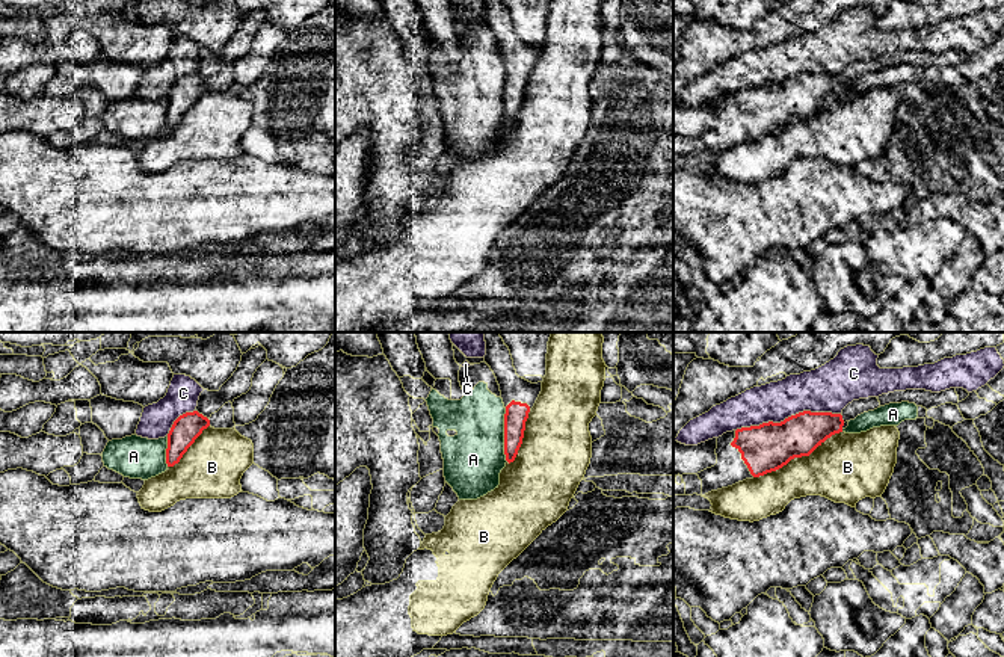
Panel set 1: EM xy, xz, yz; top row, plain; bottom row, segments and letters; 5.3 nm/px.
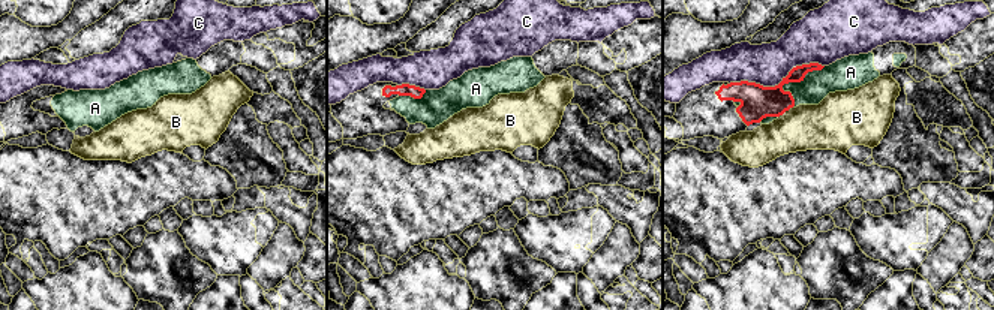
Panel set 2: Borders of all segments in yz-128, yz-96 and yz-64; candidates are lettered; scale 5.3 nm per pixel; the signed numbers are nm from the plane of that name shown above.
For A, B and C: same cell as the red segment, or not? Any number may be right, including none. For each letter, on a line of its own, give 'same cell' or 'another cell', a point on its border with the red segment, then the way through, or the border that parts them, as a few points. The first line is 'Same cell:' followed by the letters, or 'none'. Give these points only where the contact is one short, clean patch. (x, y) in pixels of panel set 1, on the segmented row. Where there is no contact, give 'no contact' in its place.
Same cell: none
A: another cell | xz (505, 435)
B: another cell | yz (797, 456)
C: another cell | yz (788, 417)

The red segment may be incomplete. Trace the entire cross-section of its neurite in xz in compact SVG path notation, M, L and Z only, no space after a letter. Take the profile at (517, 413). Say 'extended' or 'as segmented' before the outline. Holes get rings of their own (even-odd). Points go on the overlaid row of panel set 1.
extended; M485 332L485 341L485 362L497 378L506 408L504 455L510 464L522 444L525 421L542 391L542 382L531 384L516 375L510 350L498 332Z

